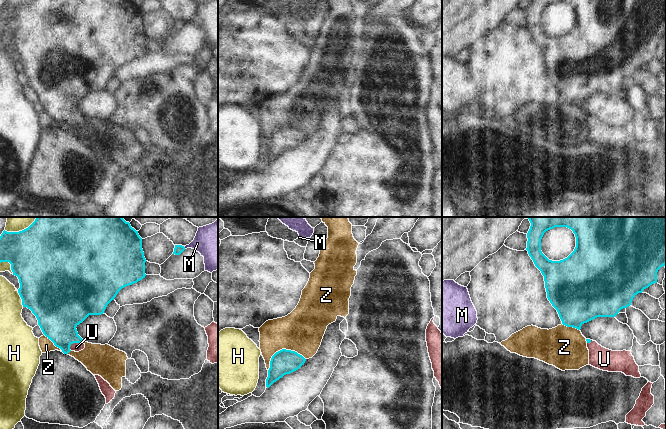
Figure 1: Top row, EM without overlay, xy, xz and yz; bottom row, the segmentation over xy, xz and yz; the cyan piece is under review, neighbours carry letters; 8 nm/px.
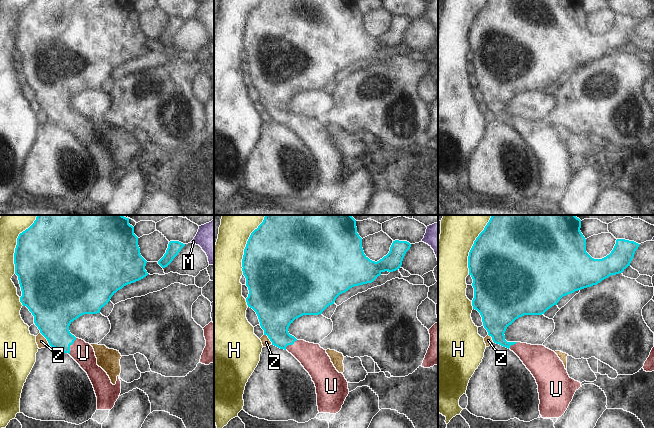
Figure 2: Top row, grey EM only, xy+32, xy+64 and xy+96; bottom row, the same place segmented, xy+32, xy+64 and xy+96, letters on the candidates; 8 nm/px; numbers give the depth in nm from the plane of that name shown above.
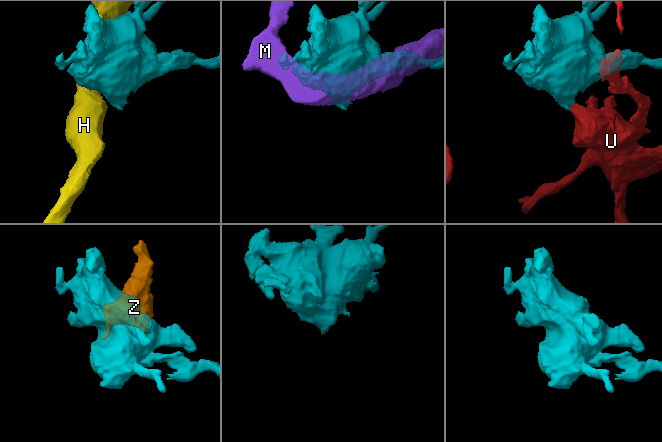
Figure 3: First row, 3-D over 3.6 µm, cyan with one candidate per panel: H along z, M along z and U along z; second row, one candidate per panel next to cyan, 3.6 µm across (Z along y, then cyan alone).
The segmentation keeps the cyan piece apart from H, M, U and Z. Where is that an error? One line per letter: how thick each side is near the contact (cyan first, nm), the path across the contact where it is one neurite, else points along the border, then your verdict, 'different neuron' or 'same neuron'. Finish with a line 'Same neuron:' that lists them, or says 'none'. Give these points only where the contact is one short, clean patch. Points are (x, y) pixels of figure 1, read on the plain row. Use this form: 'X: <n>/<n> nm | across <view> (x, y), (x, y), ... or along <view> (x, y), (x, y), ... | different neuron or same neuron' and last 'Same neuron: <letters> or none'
H: 480/220 nm | different neuron
M: 70/300 nm | along xy (183, 22), (185, 24) | different neuron
U: 340/70 nm | across xy (58, 92), (60, 103), (75, 118), (76, 123) | same neuron
Z: 200/340 nm | different neuron
Same neuron: U

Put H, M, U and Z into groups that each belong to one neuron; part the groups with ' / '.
H / M / U / Z

